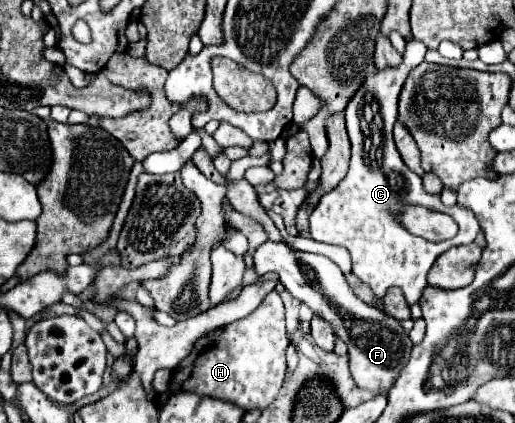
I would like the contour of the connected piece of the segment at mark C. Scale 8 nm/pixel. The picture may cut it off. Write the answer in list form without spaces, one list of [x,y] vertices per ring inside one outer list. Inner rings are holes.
[[[407,40],[403,60],[399,66],[375,70],[365,78],[361,90],[353,94],[349,106],[345,108],[347,116],[347,132],[351,140],[351,166],[343,182],[327,192],[321,202],[315,206],[313,214],[309,216],[309,234],[317,242],[337,244],[349,250],[353,262],[353,274],[367,282],[375,294],[375,306],[383,312],[383,296],[391,286],[399,286],[405,292],[407,300],[419,300],[421,292],[427,284],[427,270],[433,262],[449,248],[459,244],[471,244],[481,226],[475,214],[469,208],[445,206],[437,194],[429,194],[423,188],[421,176],[411,172],[393,142],[393,124],[397,122],[397,98],[405,84],[409,72],[423,62],[427,46],[419,40]],[[405,204],[421,204],[431,210],[439,210],[449,214],[457,224],[459,232],[455,238],[445,242],[429,242],[425,238],[409,234],[399,220],[395,218],[397,212],[403,210]]]

